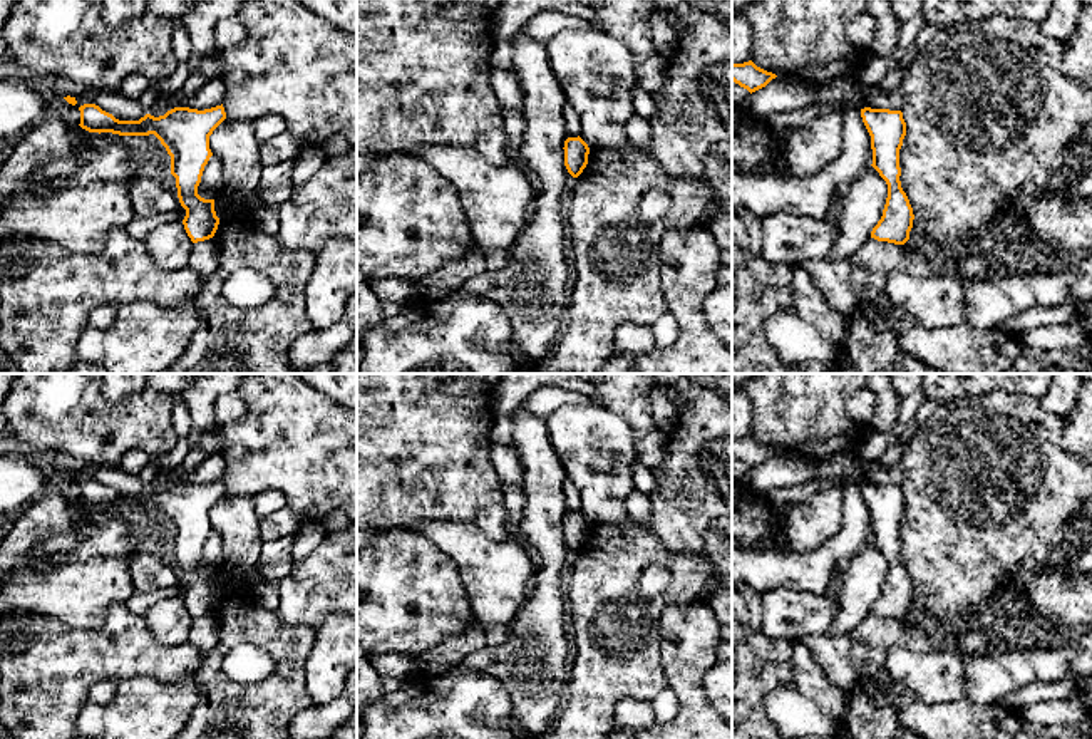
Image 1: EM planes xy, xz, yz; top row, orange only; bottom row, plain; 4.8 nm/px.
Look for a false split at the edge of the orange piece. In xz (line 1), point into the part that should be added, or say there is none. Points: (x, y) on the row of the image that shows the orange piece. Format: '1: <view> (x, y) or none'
1: none

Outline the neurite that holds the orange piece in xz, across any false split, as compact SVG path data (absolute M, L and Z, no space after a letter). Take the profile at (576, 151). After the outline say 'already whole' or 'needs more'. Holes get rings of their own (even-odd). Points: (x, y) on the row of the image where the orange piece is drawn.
M568 137L564 141L564 166L573 178L578 178L588 164L590 147L578 137Z | already whole

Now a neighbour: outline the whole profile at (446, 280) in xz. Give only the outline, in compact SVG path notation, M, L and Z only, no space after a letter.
M474 245L462 260L444 263L440 268L432 270L415 282L417 293L429 298L449 297L486 270L486 251Z

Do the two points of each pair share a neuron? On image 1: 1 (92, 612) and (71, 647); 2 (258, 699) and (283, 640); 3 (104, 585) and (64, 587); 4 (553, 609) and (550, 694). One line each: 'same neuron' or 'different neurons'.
1: different neurons
2: same neuron
3: same neuron
4: same neuron

